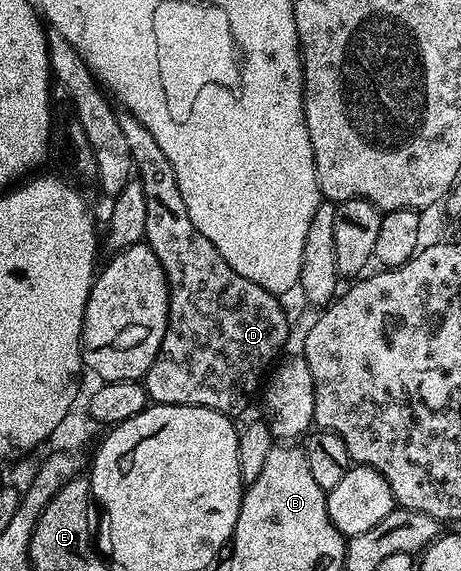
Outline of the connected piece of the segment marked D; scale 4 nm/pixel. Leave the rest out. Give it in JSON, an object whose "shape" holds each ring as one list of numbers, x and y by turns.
{"shape":[[120,108,116,112,115,118,121,127,121,132,125,135,127,146,129,146,131,164,137,174,137,179,141,183,141,187,145,187,145,231,143,232,145,244,153,251,153,255,157,255,157,259,161,259,161,267,165,267,167,286,171,292,165,339,161,339,161,347,143,381,147,389,147,396,154,404,205,406,227,416,237,417,237,414,246,409,257,387,259,386,259,389,262,386,265,374,276,364,275,356,282,351,283,344,287,341,287,313,283,310,282,303,279,302,282,300,276,294,265,291,265,287,257,287,257,283,253,283,253,279,245,279,245,275,237,275,237,271,233,271,233,267,229,267,229,263,225,263,221,251,217,251,217,247,213,247,213,243,209,243,209,239,205,239,205,235,201,235,201,231,197,231,197,227,193,227,193,219,189,219,189,211,185,211,185,199,181,199,181,187,177,187,177,175,173,171,173,163,169,163,165,151,161,151,161,146,157,144,157,139,153,139,150,131,138,122,128,109]]}

